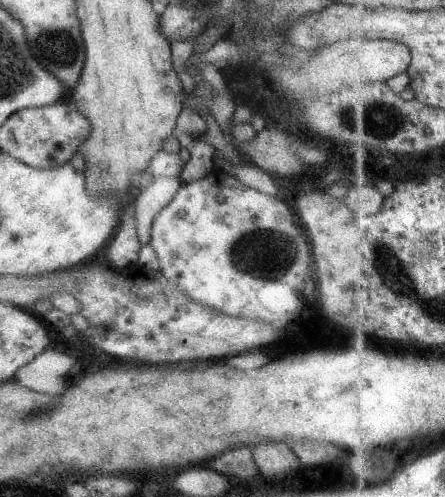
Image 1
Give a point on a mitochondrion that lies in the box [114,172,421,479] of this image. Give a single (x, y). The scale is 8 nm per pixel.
(250, 252)

